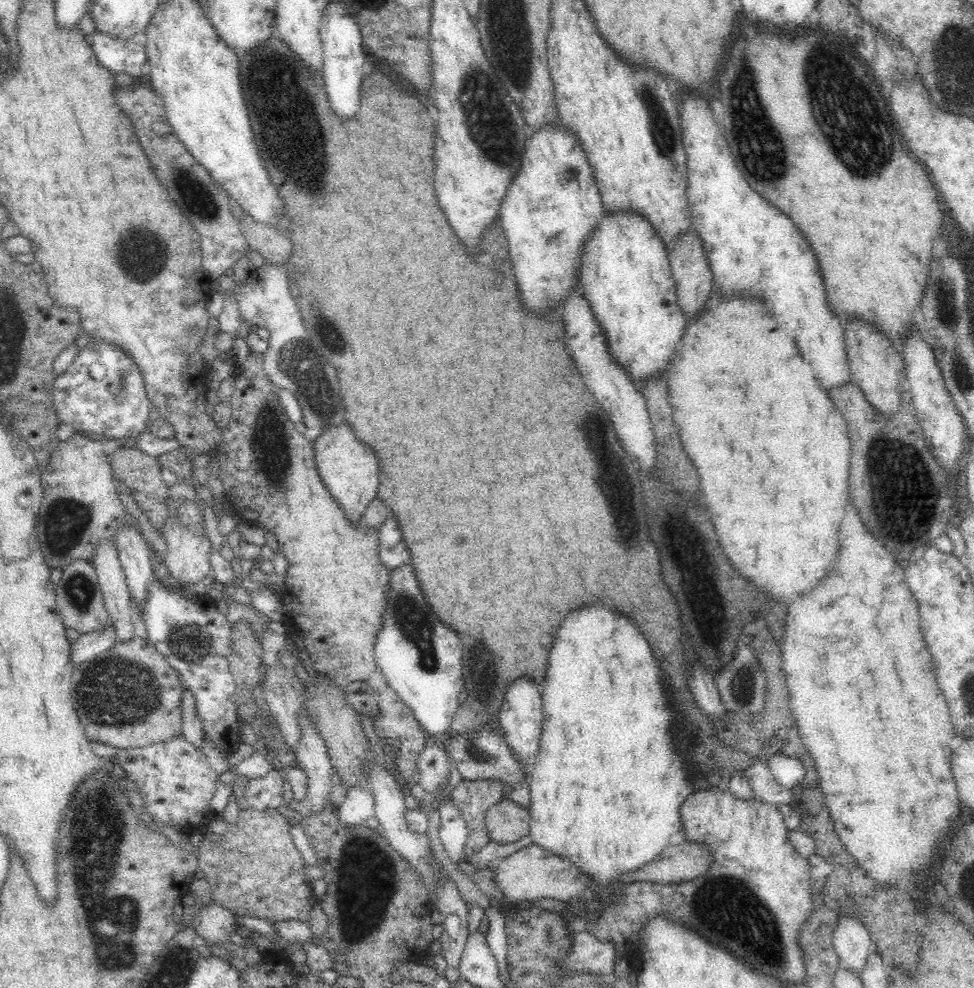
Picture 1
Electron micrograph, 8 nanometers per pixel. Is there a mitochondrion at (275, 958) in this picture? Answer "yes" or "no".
no

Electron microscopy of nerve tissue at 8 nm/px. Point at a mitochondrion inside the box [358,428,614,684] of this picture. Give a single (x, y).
(408, 617)

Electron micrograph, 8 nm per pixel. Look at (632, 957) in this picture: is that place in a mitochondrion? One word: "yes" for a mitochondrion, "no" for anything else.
no

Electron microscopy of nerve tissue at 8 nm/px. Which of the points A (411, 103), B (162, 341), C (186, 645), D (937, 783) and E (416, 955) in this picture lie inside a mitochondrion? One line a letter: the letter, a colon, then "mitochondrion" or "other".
A: other
B: other
C: mitochondrion
D: other
E: other

